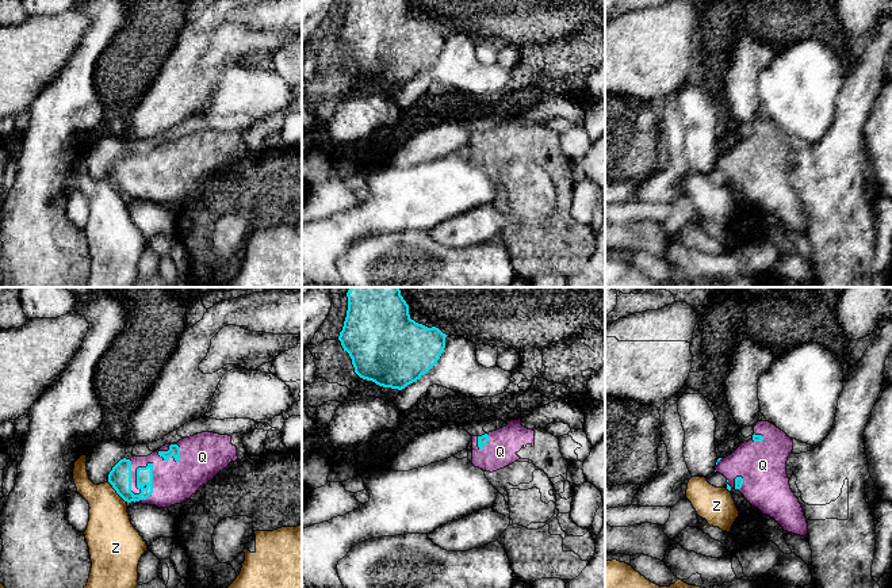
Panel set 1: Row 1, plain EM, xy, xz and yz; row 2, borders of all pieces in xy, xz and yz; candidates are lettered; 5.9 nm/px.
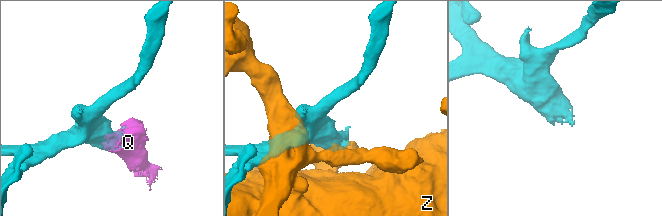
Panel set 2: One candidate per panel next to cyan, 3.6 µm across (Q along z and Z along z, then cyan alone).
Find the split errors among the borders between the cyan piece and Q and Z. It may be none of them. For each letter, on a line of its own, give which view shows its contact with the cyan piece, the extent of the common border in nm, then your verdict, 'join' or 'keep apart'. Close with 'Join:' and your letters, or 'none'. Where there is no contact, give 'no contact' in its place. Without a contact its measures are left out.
Q: contact in xy; length 260 nm; join
Z: contact in xy; length 160 nm; keep apart
Join: Q

